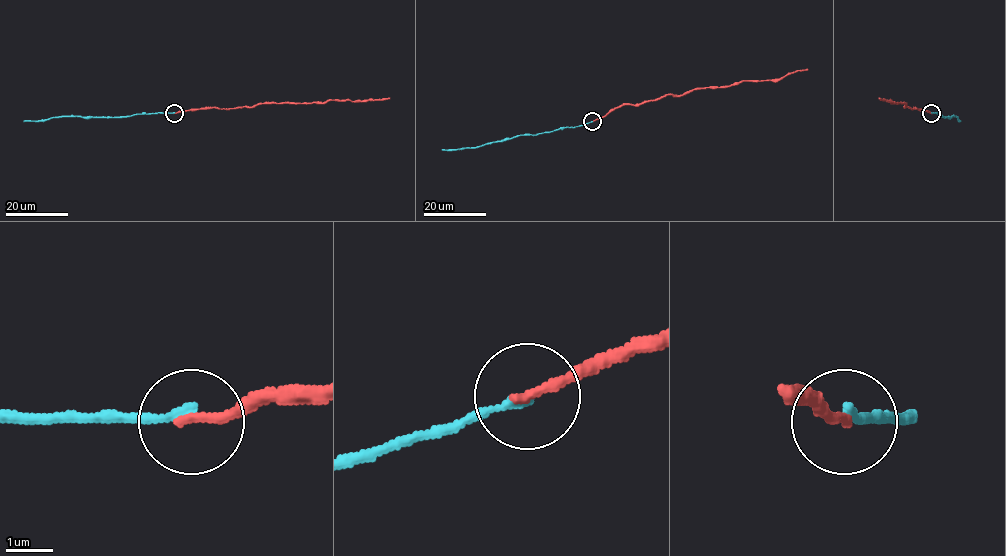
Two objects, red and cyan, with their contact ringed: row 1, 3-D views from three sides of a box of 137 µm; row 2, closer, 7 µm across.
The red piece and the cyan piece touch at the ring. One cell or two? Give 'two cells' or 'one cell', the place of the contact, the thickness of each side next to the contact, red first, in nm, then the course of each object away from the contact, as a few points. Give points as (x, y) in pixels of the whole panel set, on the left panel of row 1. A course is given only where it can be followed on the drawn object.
one cell; place (174, 113); calibres 240 and 200 nm; course red (174, 113), (268, 103), (362, 101), (389, 97); course cyan (174, 113), (68, 116), (24, 121)

